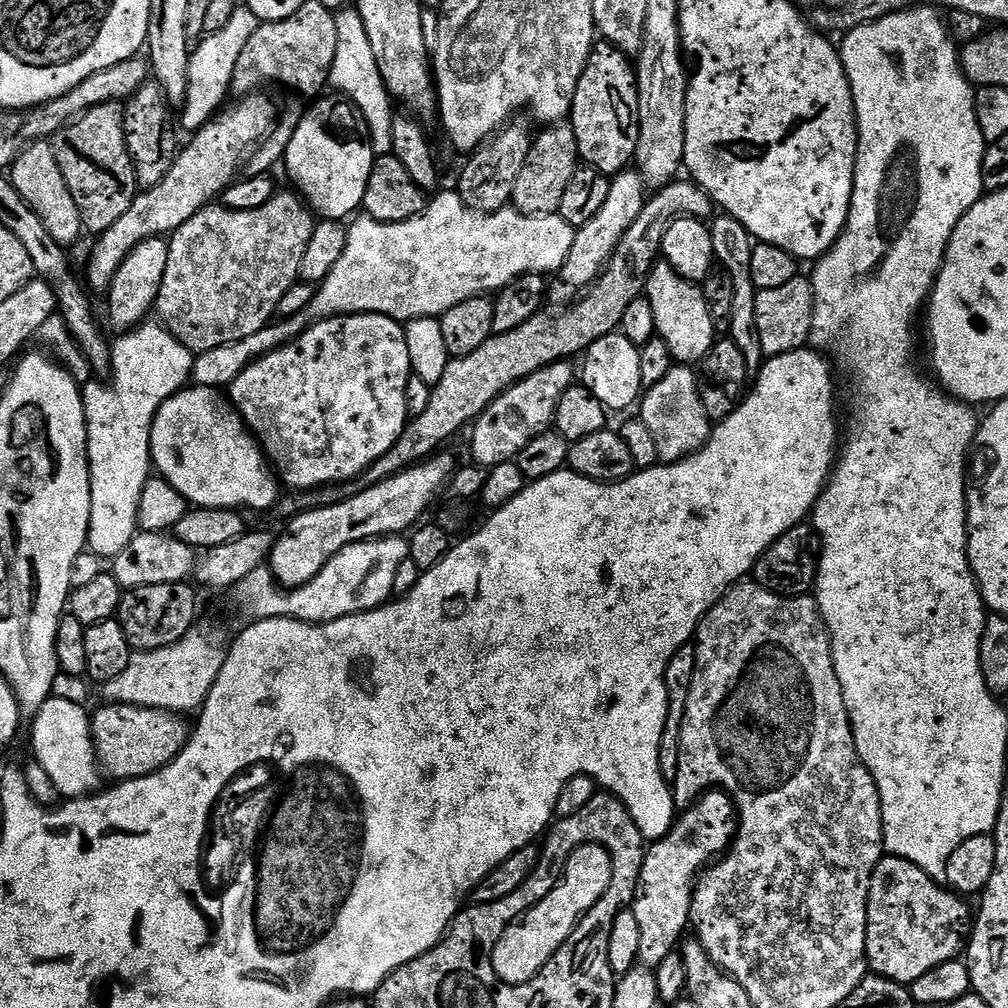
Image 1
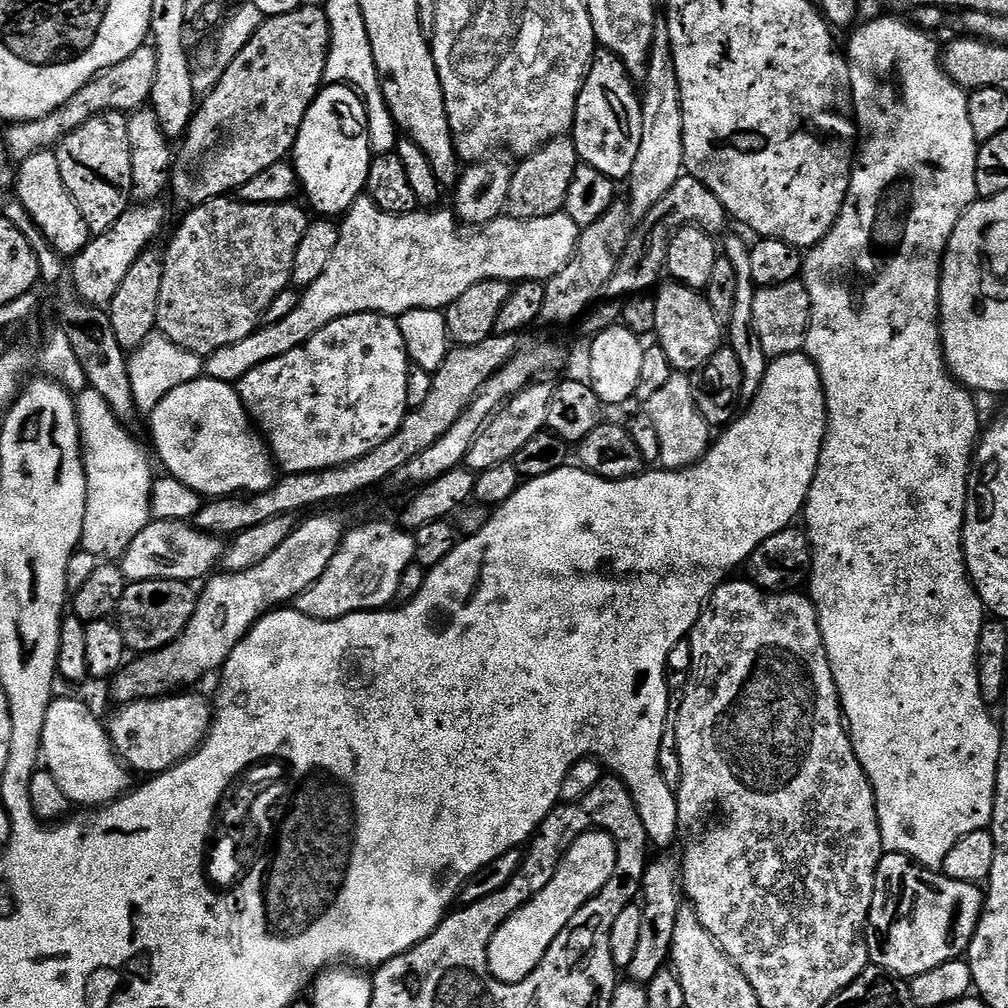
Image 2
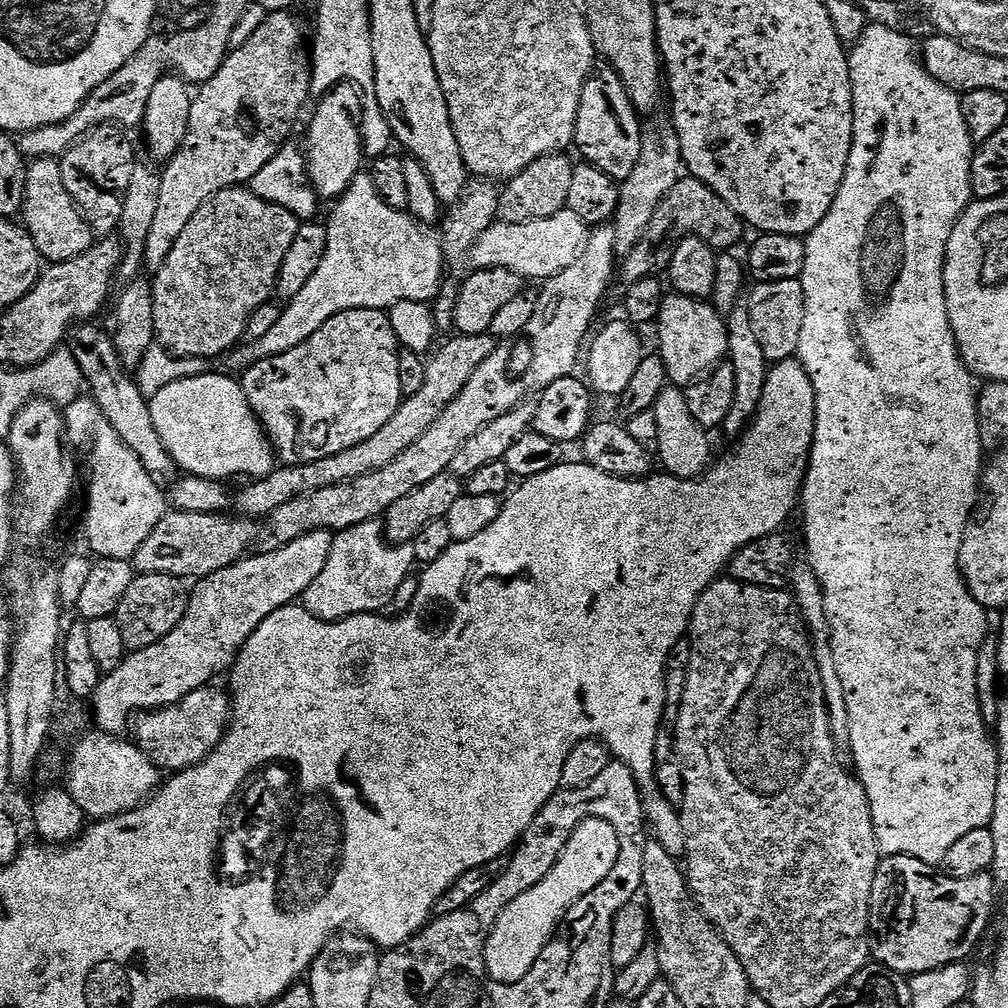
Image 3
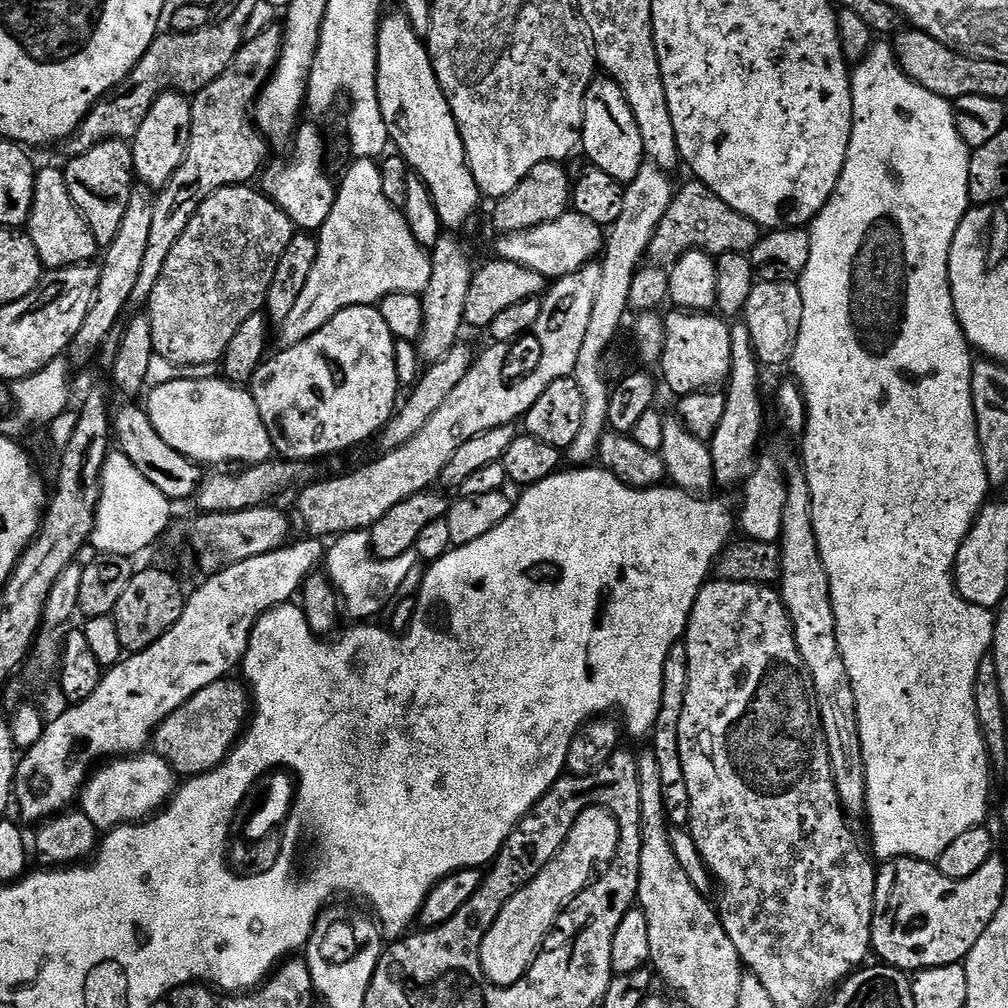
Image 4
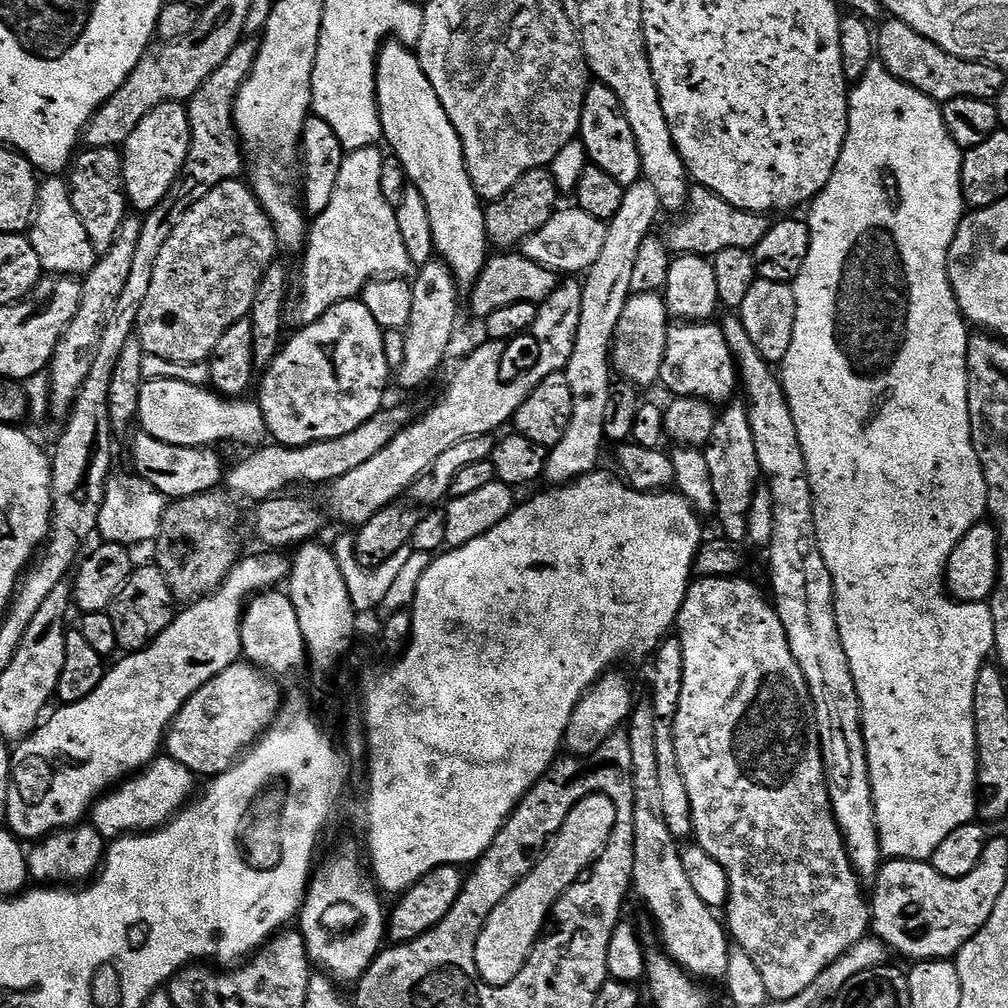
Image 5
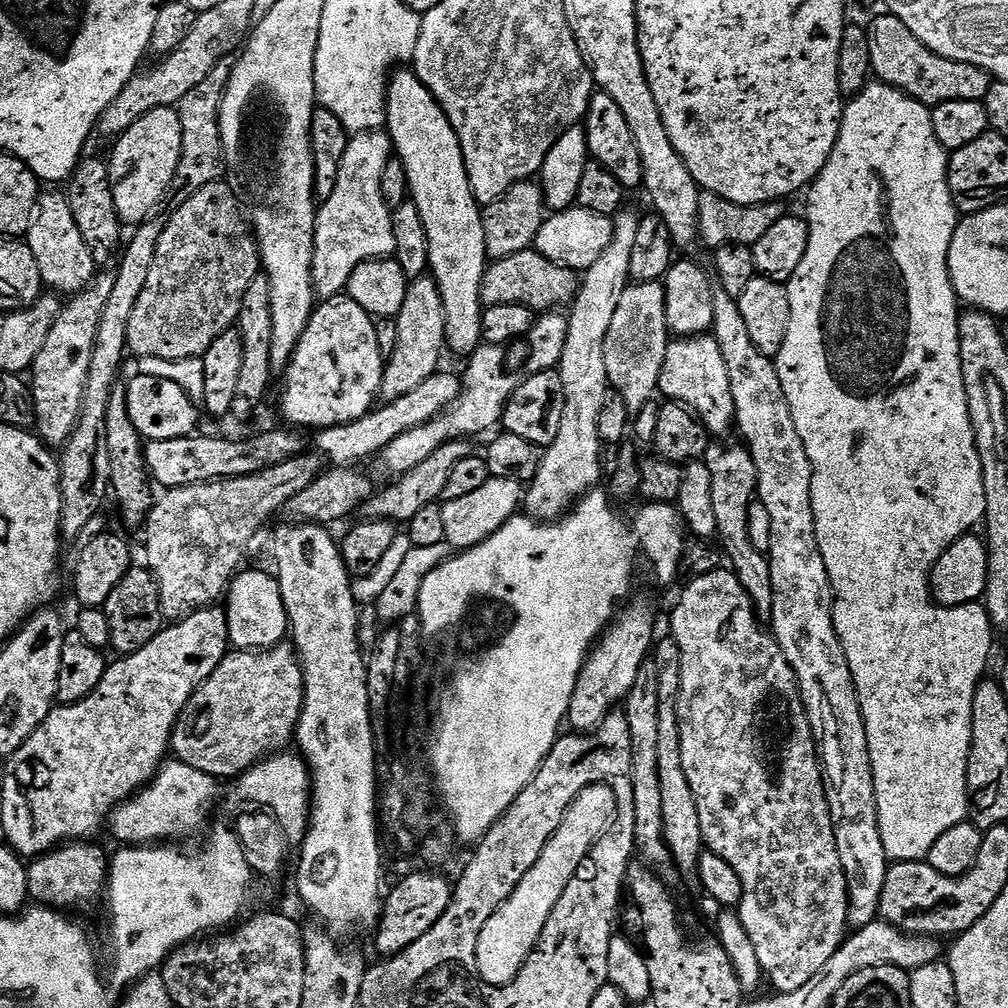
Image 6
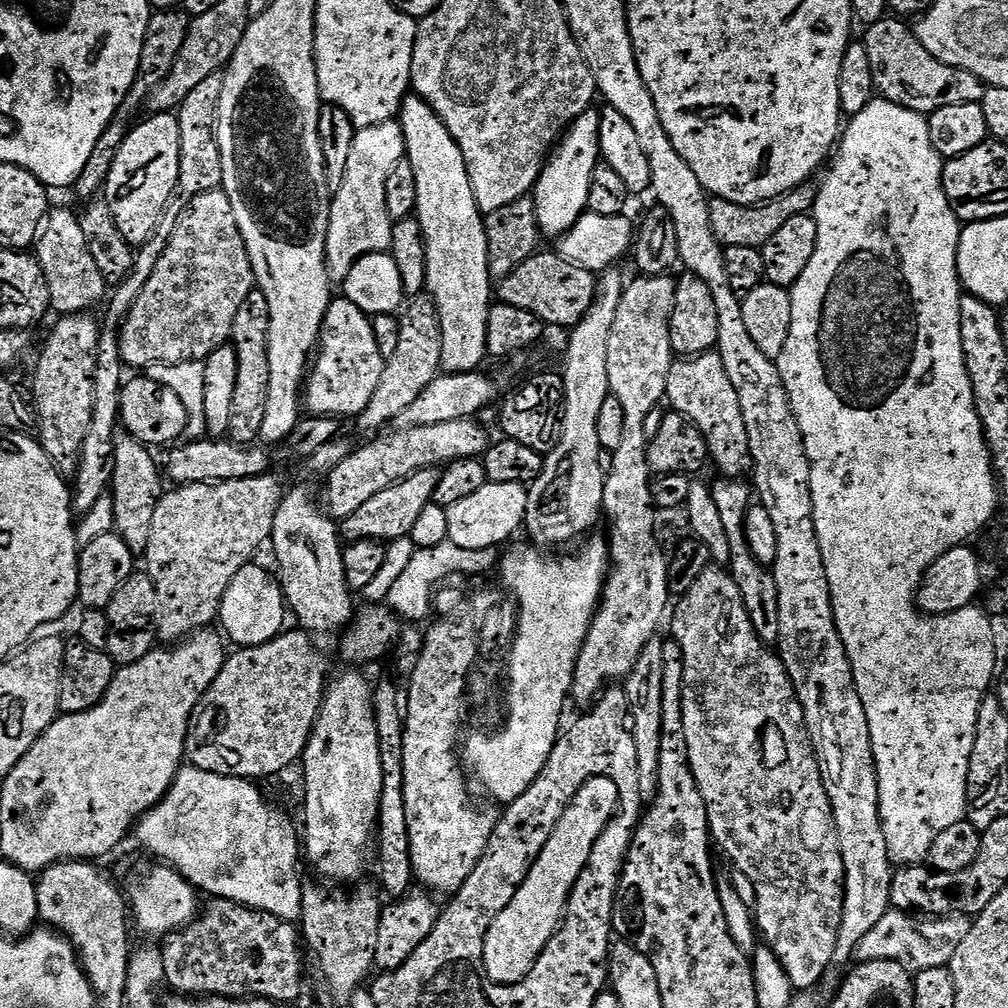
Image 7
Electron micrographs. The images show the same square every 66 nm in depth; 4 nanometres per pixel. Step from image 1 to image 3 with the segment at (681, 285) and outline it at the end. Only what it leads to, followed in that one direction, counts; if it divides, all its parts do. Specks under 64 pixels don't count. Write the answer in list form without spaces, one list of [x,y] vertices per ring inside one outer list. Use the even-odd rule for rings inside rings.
[[[679,294],[665,295],[660,316],[654,325],[654,331],[660,335],[658,354],[666,366],[668,379],[681,390],[687,389],[697,380],[707,376],[728,355],[728,325],[725,317],[718,315],[708,300],[696,300],[692,296]]]

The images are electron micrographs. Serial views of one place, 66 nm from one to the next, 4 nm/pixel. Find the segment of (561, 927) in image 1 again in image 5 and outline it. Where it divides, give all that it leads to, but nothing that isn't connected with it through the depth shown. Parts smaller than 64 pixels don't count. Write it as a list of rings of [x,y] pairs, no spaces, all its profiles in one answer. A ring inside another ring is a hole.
[[[587,796],[574,806],[574,810],[570,810],[562,830],[548,845],[546,854],[541,855],[534,870],[530,870],[526,879],[510,890],[506,899],[488,915],[486,926],[476,943],[476,965],[481,980],[496,988],[504,988],[518,978],[545,931],[544,923],[549,923],[552,909],[570,885],[599,860],[615,825],[616,807],[608,796]]]

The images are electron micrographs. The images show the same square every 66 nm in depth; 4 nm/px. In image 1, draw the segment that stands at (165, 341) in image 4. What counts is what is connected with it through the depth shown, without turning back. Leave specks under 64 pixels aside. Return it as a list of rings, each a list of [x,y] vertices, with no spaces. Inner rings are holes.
[[[277,191],[258,210],[209,206],[171,233],[170,262],[155,311],[168,333],[194,354],[258,334],[273,323],[286,290],[300,280],[302,258],[318,220],[292,192]]]

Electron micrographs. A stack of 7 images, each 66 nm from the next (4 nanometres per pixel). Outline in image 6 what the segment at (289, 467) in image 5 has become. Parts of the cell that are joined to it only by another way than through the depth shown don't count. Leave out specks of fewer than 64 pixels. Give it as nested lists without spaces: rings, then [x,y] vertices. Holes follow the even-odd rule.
[[[439,370],[426,382],[422,382],[411,394],[400,396],[396,400],[373,407],[371,412],[366,413],[349,424],[339,424],[337,428],[325,428],[315,437],[314,448],[329,465],[338,468],[359,465],[359,460],[368,460],[371,456],[379,457],[384,449],[390,446],[396,438],[416,427],[430,423],[432,419],[447,412],[453,405],[459,403],[462,393],[462,380],[459,375],[452,372]]]

